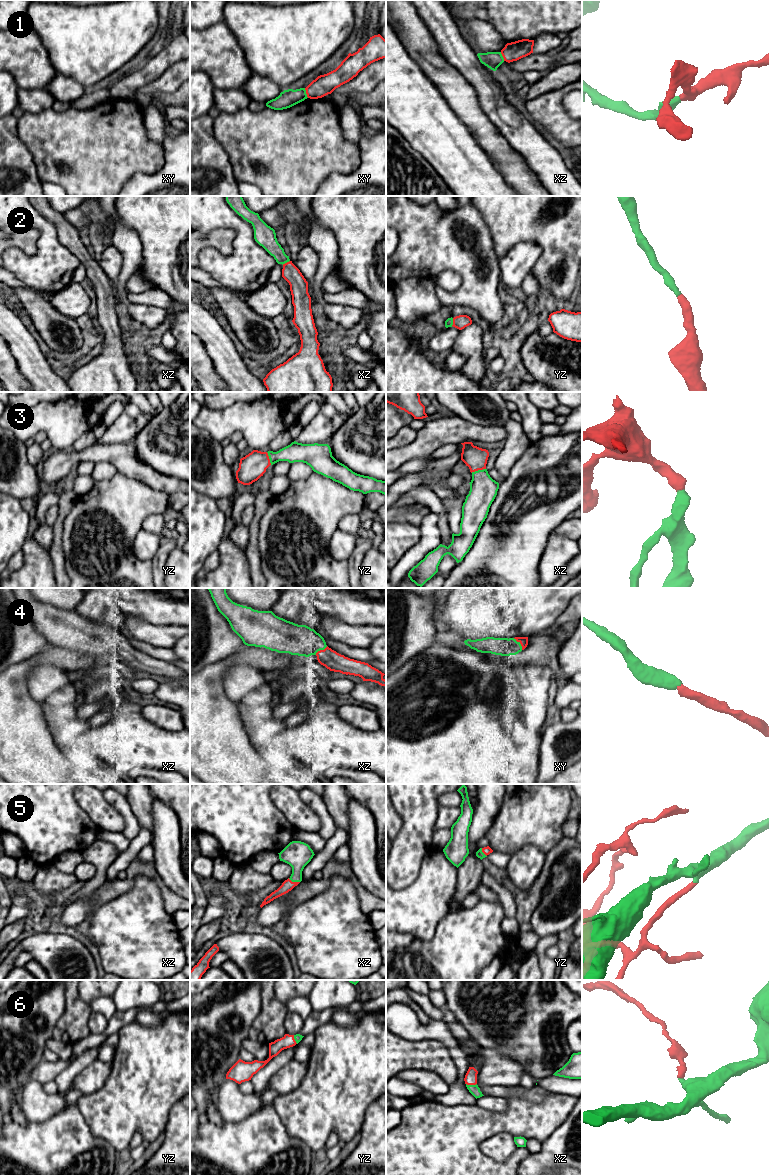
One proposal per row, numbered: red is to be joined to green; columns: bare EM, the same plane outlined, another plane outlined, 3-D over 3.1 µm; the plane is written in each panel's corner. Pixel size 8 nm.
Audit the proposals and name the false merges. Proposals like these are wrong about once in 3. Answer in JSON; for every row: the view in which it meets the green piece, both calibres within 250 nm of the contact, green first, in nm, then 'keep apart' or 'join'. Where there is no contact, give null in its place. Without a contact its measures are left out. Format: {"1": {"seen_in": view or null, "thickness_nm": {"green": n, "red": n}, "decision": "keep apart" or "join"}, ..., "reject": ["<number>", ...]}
{"1": {"seen_in": "xy", "thickness_nm": {"green": 140, "red": 160}, "decision": "keep apart"}, "2": {"seen_in": "yz", "thickness_nm": {"green": 60, "red": 110}, "decision": "join"}, "3": {"seen_in": "xz", "thickness_nm": {"green": 220, "red": 180}, "decision": "join"}, "4": {"seen_in": "xy", "thickness_nm": {"green": 140, "red": 70}, "decision": "join"}, "5": {"seen_in": "xz", "thickness_nm": {"green": 220, "red": 90}, "decision": "join"}, "6": {"seen_in": "xz", "thickness_nm": {"green": 80, "red": 100}, "decision": "join"}, "reject": ["1"]}

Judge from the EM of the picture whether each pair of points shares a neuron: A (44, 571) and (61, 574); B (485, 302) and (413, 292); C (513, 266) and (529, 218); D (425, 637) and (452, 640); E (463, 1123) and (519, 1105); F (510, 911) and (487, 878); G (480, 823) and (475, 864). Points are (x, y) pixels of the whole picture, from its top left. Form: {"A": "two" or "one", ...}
{"A": "two", "B": "two", "C": "two", "D": "two", "E": "one", "F": "one", "G": "one"}

